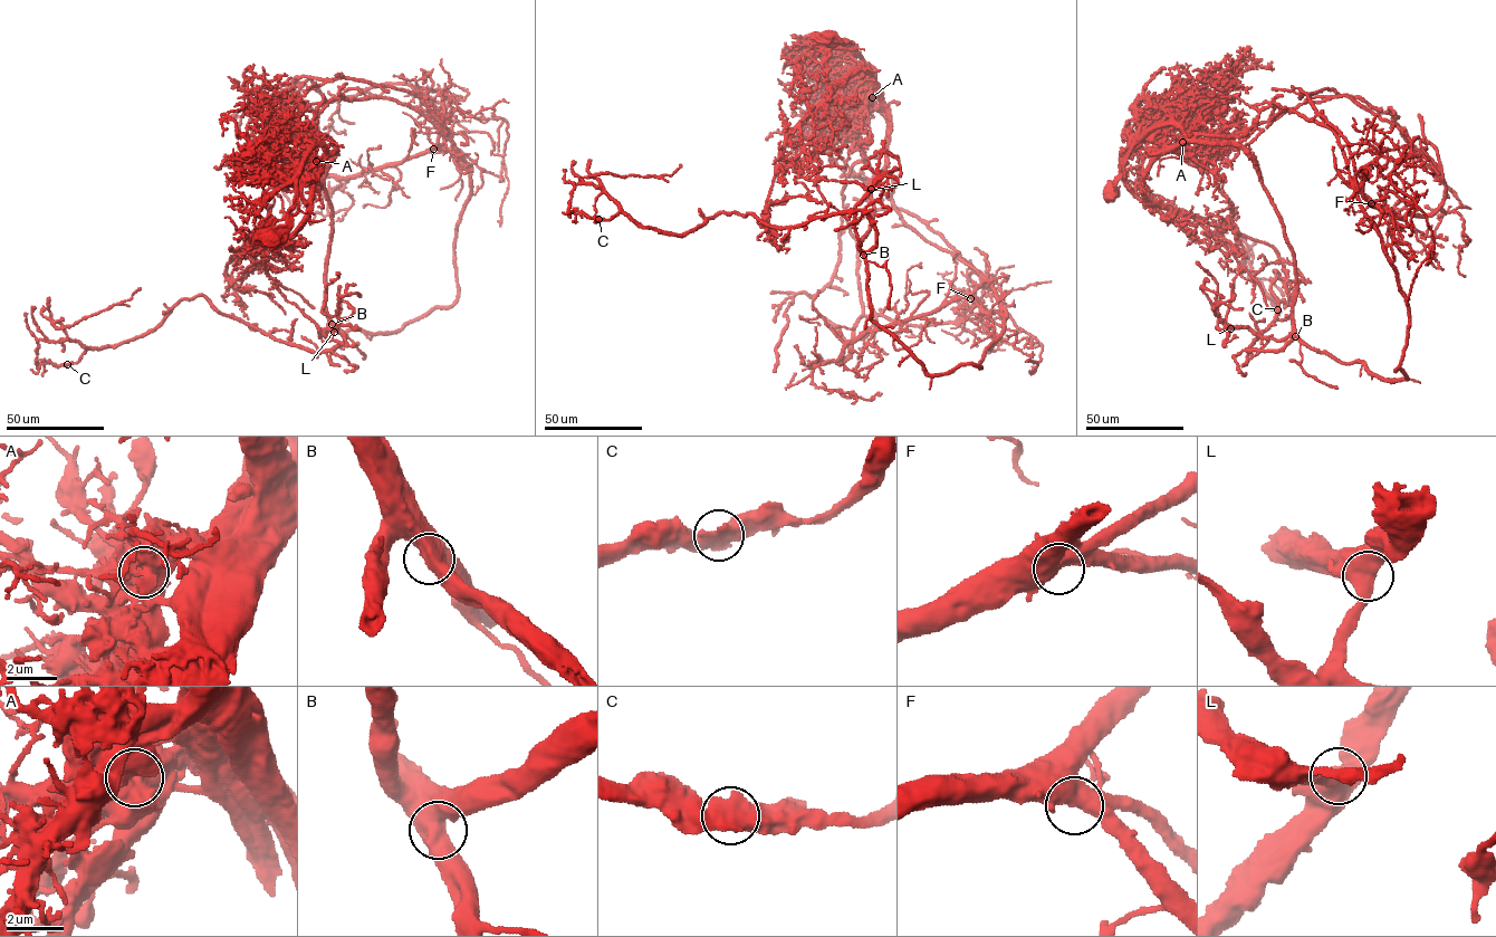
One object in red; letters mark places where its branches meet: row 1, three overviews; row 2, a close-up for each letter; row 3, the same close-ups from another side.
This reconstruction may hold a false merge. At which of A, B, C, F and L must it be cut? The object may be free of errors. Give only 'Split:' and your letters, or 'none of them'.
Split: A

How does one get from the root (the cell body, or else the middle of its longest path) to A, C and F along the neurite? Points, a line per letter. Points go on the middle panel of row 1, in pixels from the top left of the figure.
A: (832, 39), (844, 38), (854, 44), (849, 59), (869, 77), (872, 97)
C: (832, 39), (854, 44), (889, 122), (869, 250), (860, 211), (784, 228), (719, 212), (678, 235), (598, 219)
F: (832, 39), (854, 44), (881, 93), (885, 142), (865, 159), (874, 180), (909, 226), (977, 270), (970, 298)

